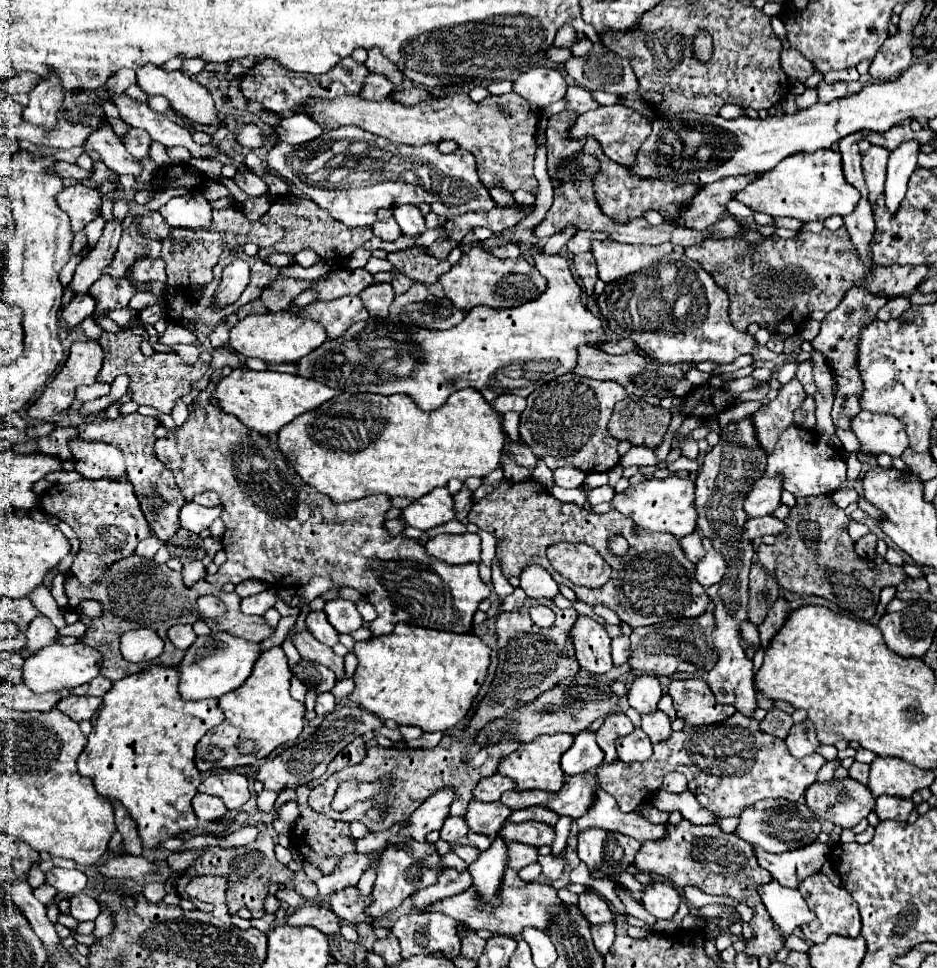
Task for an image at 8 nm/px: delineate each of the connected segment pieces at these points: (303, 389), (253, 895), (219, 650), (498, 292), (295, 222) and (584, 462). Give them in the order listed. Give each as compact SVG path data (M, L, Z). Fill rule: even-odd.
M246 366L234 368L228 376L224 376L214 392L214 398L218 398L222 412L238 416L248 428L268 436L272 432L278 432L282 426L298 418L300 414L314 410L316 406L322 406L324 402L332 400L342 390L334 390L322 382L316 382L312 378L296 376L296 374L280 374L280 372L254 372Z
M260 832L260 836L250 842L248 846L240 846L240 848L208 848L206 854L202 854L196 864L186 872L186 874L222 874L228 878L226 884L226 906L230 910L230 914L238 912L240 908L248 908L252 912L252 918L260 918L264 916L264 902L268 898L268 888L270 884L280 884L280 886L288 886L294 880L294 872L276 860L274 854L274 840L270 838L268 832Z
M212 632L208 636L198 636L196 642L186 650L182 662L178 664L180 672L178 692L184 700L220 698L246 682L258 656L260 656L258 644L252 644L244 638L236 638L228 632Z
M472 248L470 252L462 254L462 258L446 274L440 276L440 284L444 286L444 294L460 310L470 310L480 304L490 308L514 308L534 300L546 288L544 276L524 258L502 260L484 248Z
M286 194L280 196L278 200L272 202L272 206L260 221L265 224L276 222L282 224L286 234L280 240L280 244L274 244L270 248L262 248L258 252L258 256L266 262L266 258L274 252L284 252L284 254L298 254L300 250L314 250L322 260L332 262L332 264L342 264L346 262L356 248L360 248L366 240L370 240L374 234L370 230L370 226L356 226L356 228L348 228L340 222L336 222L332 216L328 216L324 210L320 210L312 200L308 198L300 198L294 194Z
M564 374L544 386L540 390L534 390L528 396L528 406L520 416L520 438L532 446L532 452L546 462L550 470L562 468L562 466L574 466L580 472L608 472L620 462L618 454L618 444L616 438L608 434L608 422L614 410L614 404L618 400L624 400L628 394L622 386L616 382L602 382L602 380L592 380L584 378L578 374Z

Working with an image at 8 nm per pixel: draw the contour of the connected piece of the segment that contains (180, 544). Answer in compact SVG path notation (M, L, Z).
M182 528L166 542L166 548L170 556L178 558L182 564L202 560L206 554L200 534L192 534L190 530L182 530Z

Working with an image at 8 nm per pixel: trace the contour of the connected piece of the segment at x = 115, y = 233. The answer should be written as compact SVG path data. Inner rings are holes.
M112 220L106 224L98 244L94 246L92 252L88 252L82 262L78 264L76 272L74 272L74 278L72 282L68 284L68 288L74 292L74 294L84 294L90 290L90 286L102 276L104 268L110 266L112 258L114 258L114 252L118 248L118 242L120 242L120 236L122 236L122 228L120 228L120 220Z

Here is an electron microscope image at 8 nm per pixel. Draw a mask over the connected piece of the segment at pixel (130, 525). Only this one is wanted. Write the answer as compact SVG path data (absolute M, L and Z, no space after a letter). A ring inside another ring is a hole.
M128 478L118 482L112 480L84 480L72 484L52 484L48 490L40 494L38 508L46 514L52 514L66 522L80 540L80 550L72 562L70 572L82 582L92 584L112 562L134 554L140 540L152 534L144 514L140 512L140 504L134 496L134 488Z

